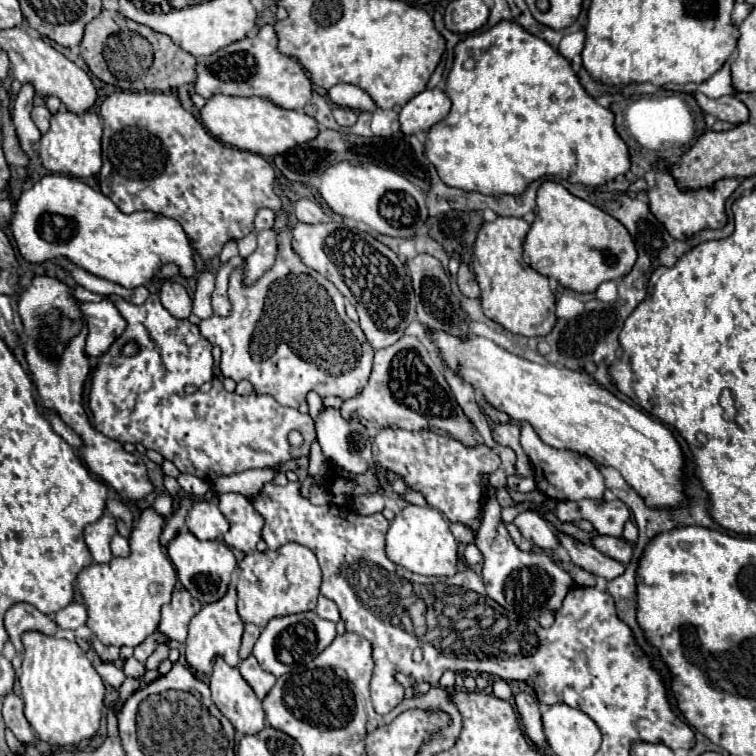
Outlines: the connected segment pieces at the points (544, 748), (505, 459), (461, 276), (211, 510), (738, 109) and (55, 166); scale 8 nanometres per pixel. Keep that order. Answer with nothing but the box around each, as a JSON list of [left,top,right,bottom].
[[515,690,551,754],[499,448,515,476],[457,264,479,298],[187,500,229,540],[693,92,749,124],[39,112,101,178]]

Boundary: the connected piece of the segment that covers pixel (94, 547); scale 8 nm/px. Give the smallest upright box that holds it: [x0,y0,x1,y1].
[85,512,117,562]

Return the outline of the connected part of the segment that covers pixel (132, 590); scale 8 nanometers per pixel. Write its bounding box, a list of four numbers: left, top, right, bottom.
[77,508,177,646]

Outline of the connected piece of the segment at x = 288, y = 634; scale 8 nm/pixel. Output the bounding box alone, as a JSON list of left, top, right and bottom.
[253,612,335,678]

